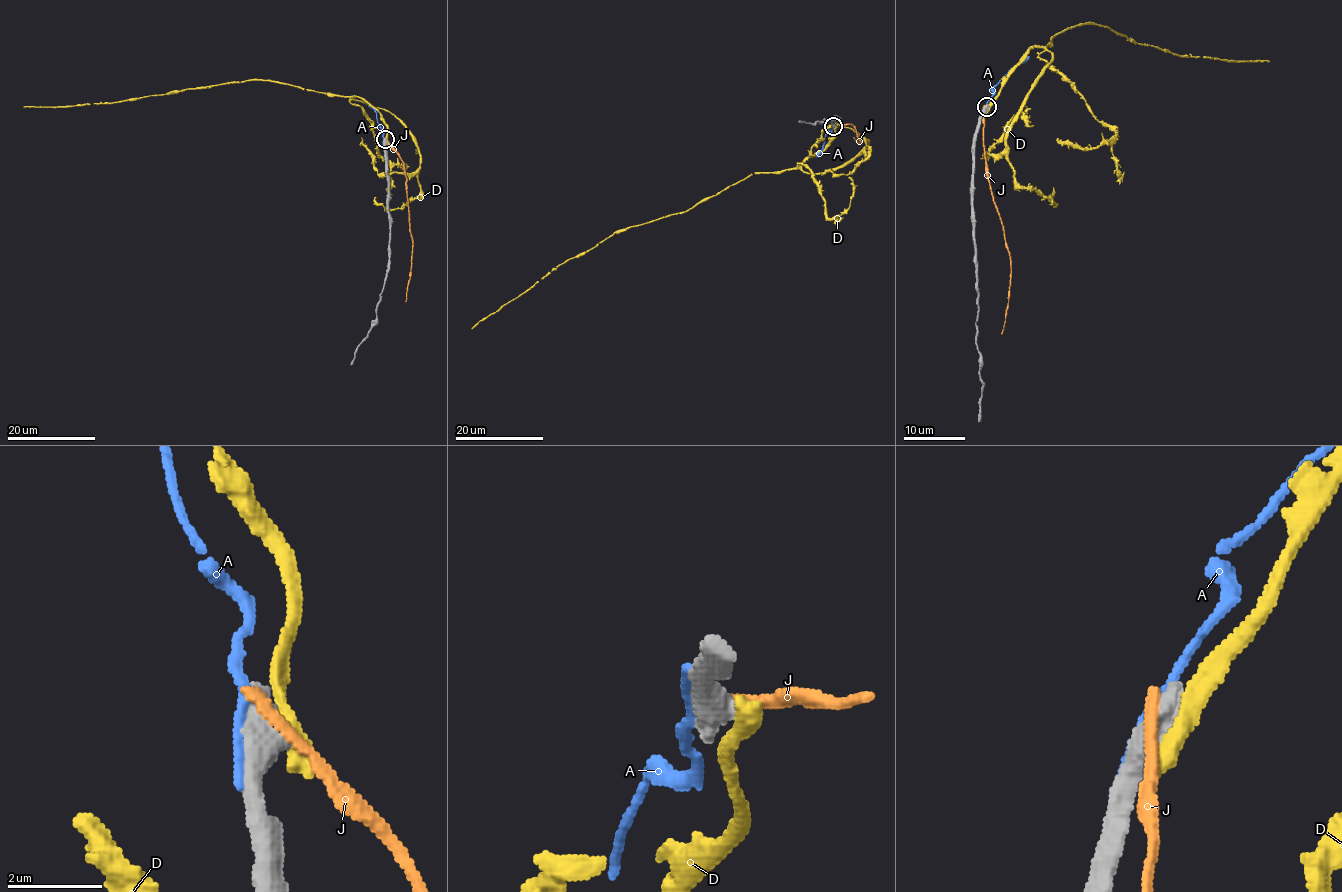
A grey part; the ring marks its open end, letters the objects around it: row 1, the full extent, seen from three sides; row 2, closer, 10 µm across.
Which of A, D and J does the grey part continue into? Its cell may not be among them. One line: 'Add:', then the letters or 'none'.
Add: none

